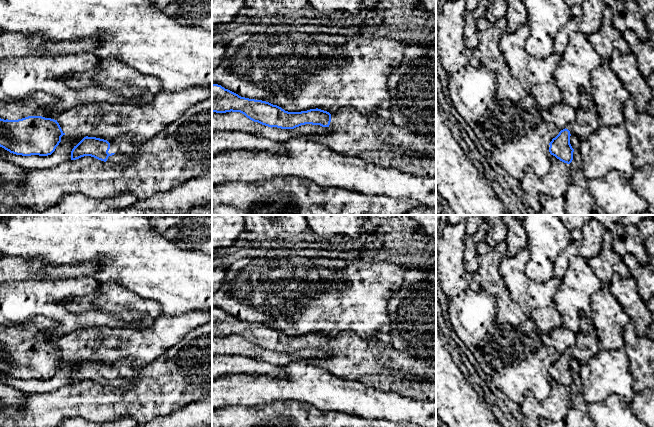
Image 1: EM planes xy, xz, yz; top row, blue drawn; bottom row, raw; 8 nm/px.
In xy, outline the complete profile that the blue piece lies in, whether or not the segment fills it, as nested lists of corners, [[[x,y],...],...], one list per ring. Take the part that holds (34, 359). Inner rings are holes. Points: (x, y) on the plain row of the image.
[[[43,315],[35,316],[31,321],[19,325],[17,328],[14,326],[0,326],[0,371],[4,372],[5,374],[9,375],[10,377],[22,380],[31,380],[31,379],[39,379],[39,380],[48,380],[51,379],[56,371],[61,366],[61,361],[65,359],[62,355],[59,347],[57,344],[52,343],[51,341],[56,338],[51,332],[58,326],[58,323],[50,318],[47,318]]]

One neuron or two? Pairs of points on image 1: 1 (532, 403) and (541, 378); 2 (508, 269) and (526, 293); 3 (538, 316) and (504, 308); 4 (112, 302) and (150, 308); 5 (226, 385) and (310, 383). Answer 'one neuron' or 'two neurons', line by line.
1: two neurons
2: one neuron
3: two neurons
4: one neuron
5: one neuron

